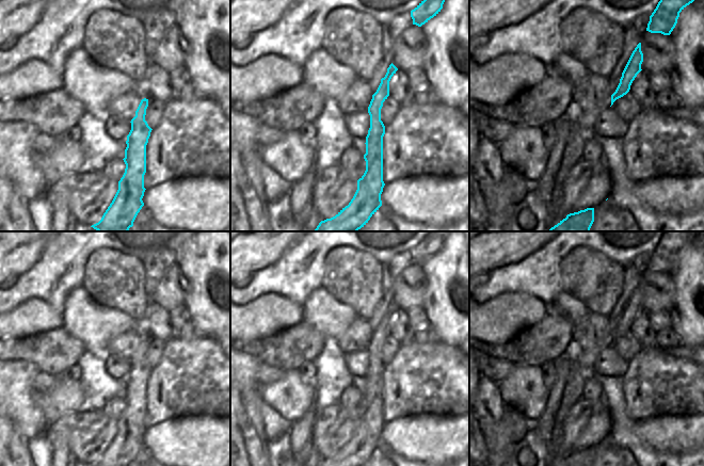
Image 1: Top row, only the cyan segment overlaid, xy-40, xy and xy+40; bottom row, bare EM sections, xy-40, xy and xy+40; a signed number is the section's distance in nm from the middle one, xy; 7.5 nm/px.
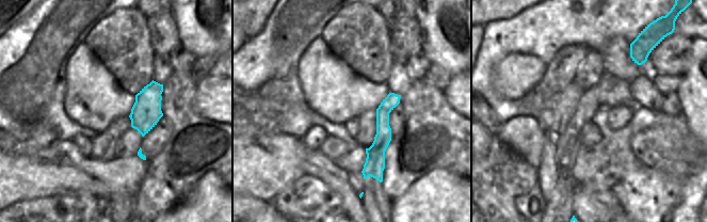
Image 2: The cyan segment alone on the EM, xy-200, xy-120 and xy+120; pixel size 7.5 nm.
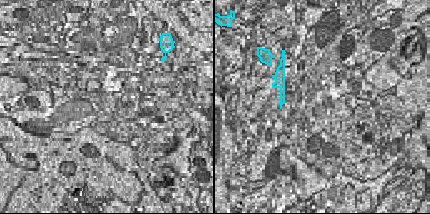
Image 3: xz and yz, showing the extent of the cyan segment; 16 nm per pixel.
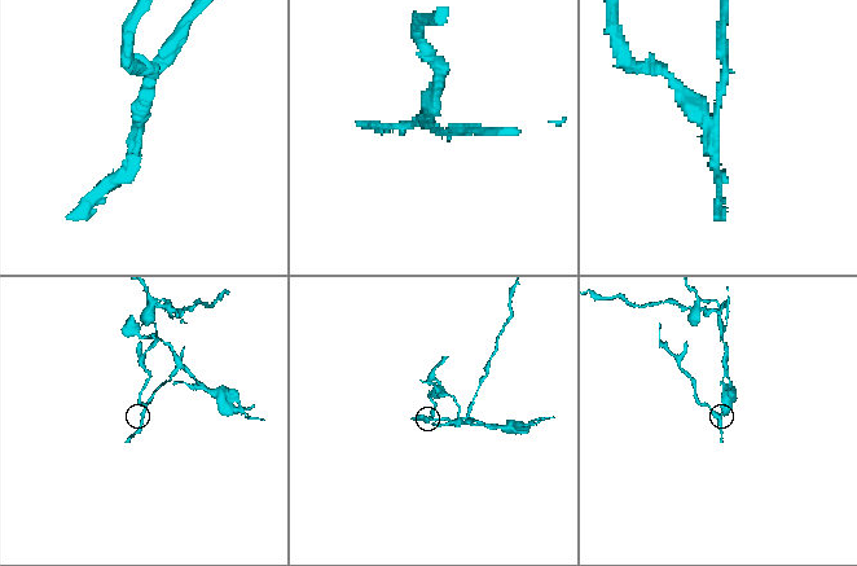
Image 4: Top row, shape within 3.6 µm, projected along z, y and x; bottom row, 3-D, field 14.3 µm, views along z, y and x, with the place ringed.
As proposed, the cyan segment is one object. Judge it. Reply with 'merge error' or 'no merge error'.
merge error

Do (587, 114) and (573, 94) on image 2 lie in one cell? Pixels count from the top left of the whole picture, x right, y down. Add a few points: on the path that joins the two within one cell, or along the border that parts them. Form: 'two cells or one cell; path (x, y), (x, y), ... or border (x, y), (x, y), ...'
two cells; border (583, 93), (567, 124)

